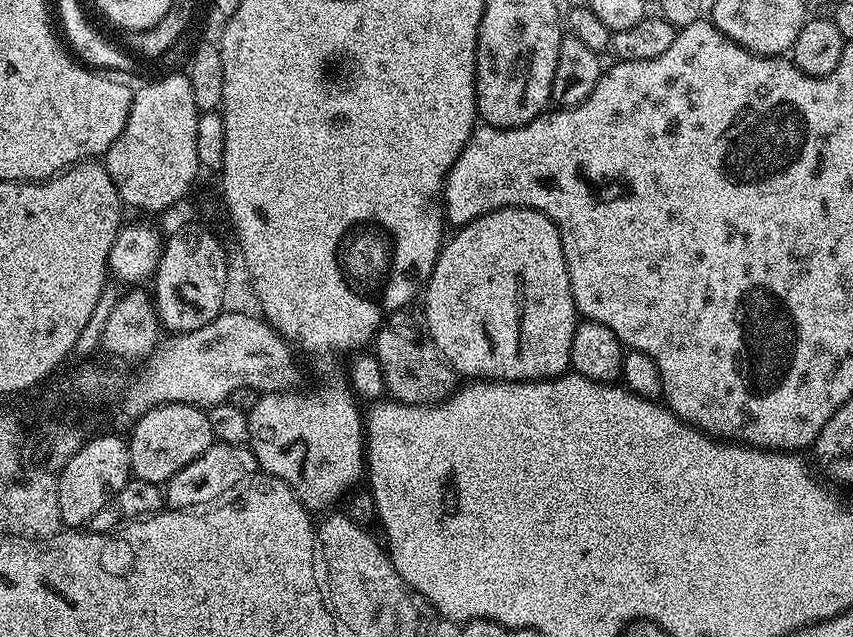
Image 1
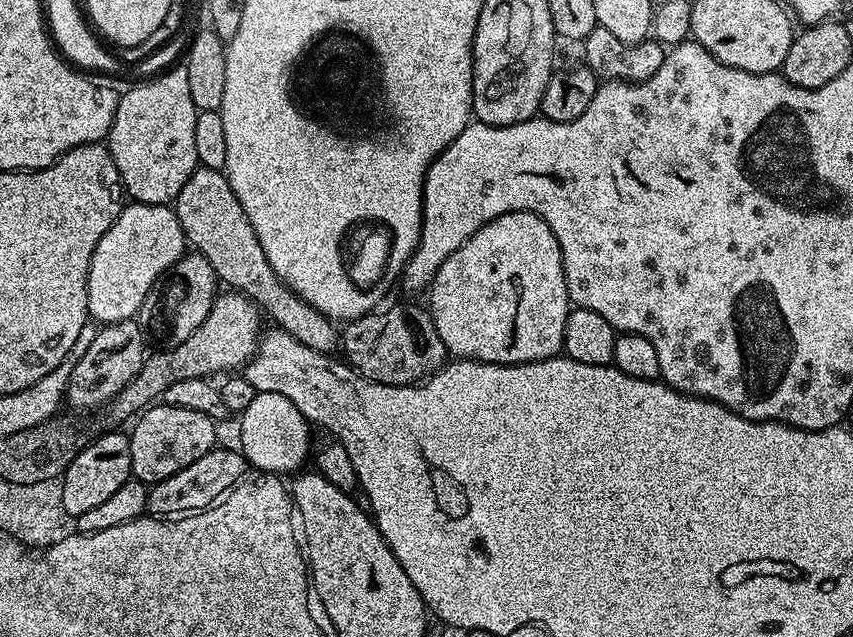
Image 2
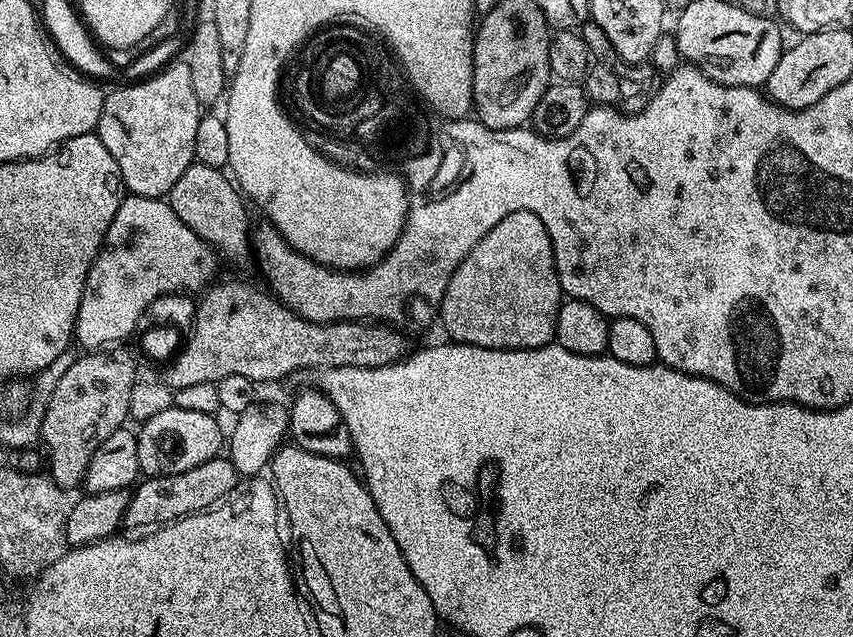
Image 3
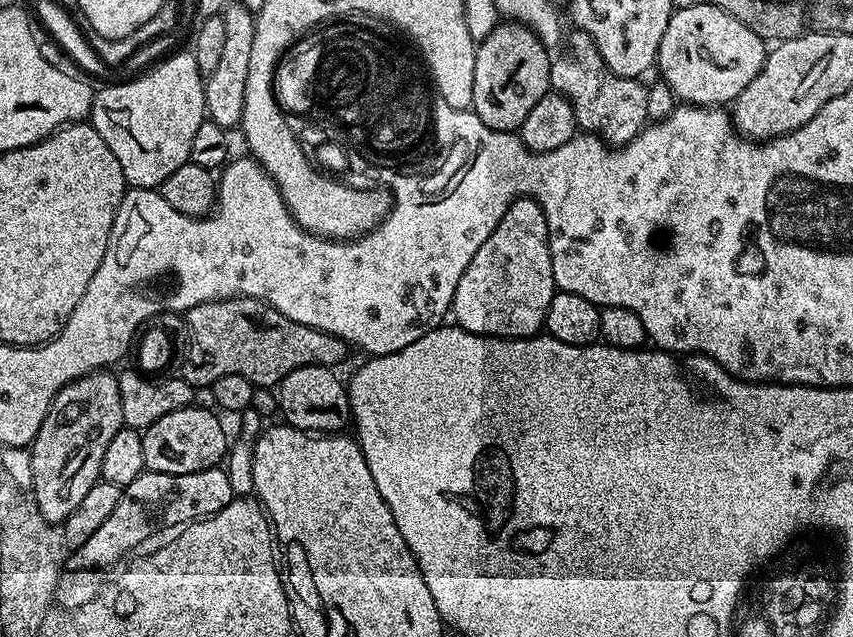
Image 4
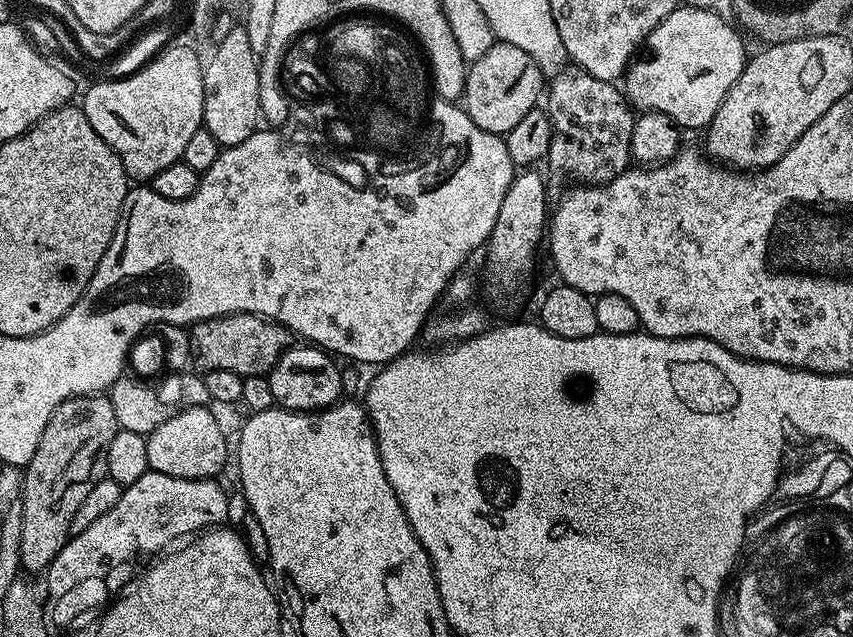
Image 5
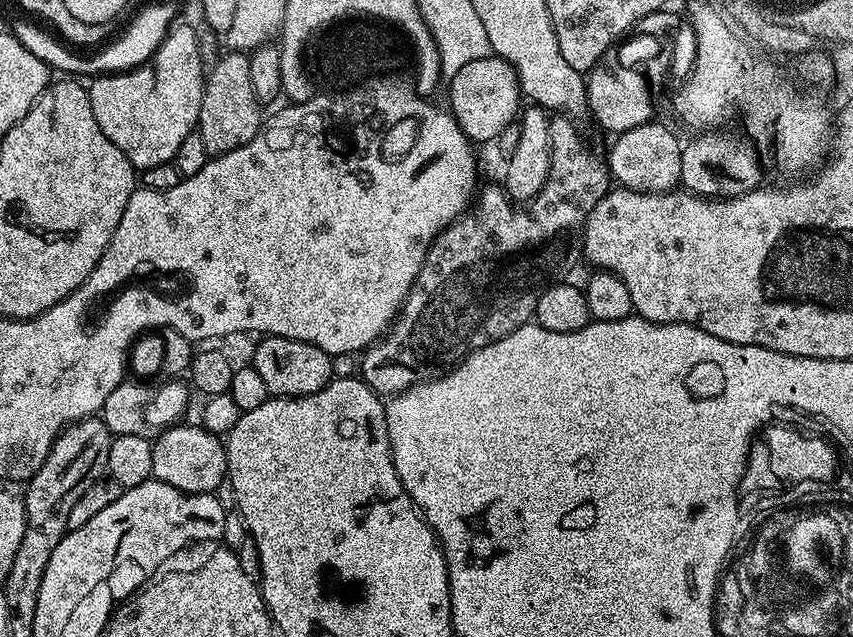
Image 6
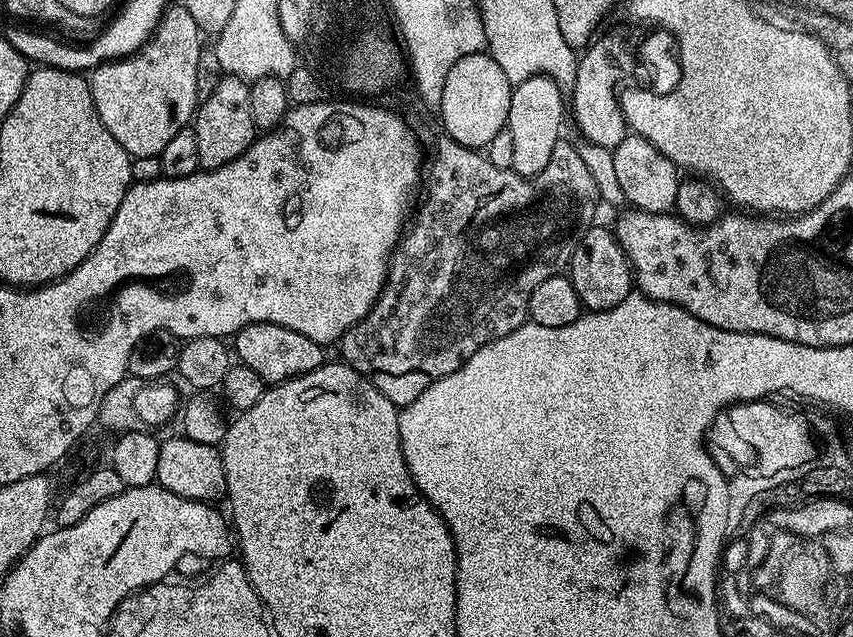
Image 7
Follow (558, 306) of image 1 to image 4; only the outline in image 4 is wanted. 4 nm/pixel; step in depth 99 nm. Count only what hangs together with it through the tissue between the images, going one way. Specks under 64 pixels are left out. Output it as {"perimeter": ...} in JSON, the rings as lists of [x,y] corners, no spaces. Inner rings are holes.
{"perimeter":[[[521,198],[504,211],[498,226],[478,246],[470,266],[458,278],[450,316],[472,336],[503,336],[505,340],[523,340],[544,328],[550,302],[558,289],[548,245],[548,223],[536,200]]]}

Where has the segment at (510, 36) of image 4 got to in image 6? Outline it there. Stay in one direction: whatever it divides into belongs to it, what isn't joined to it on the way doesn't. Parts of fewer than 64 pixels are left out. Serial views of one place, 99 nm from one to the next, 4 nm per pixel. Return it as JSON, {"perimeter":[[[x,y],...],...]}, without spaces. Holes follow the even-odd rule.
{"perimeter":[[[493,54],[462,66],[460,72],[451,77],[448,85],[448,100],[452,103],[451,114],[461,130],[473,142],[495,141],[506,126],[514,123],[521,111],[520,79],[512,69],[512,63],[501,56]]]}

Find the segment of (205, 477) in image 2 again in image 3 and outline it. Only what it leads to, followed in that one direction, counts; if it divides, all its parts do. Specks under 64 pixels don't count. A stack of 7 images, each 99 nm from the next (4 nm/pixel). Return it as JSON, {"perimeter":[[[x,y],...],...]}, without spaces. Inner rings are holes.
{"perimeter":[[[217,458],[202,466],[194,466],[194,470],[186,470],[177,476],[150,476],[141,479],[132,492],[124,524],[127,527],[147,529],[149,526],[163,526],[180,520],[183,516],[192,516],[196,512],[207,512],[228,496],[237,482],[237,470],[227,458]]]}

